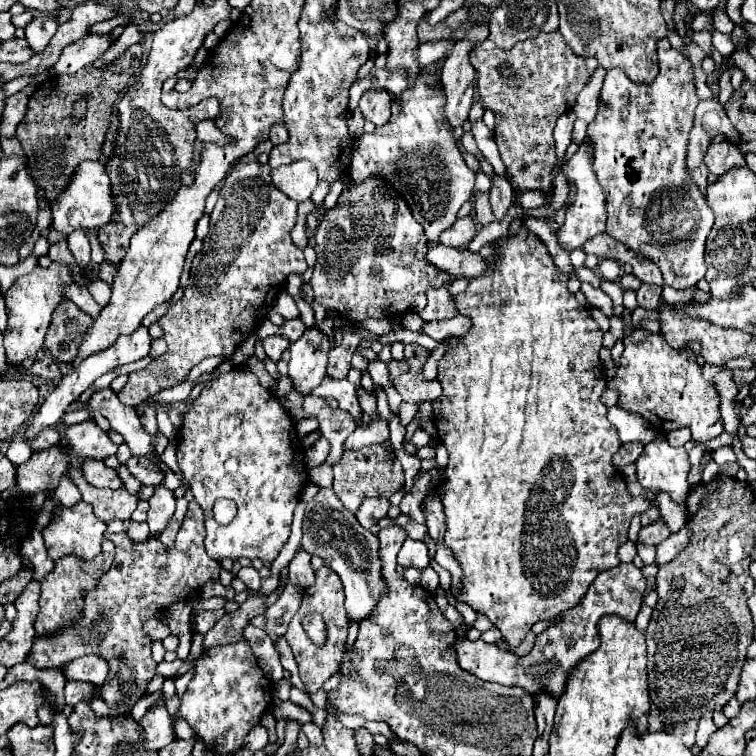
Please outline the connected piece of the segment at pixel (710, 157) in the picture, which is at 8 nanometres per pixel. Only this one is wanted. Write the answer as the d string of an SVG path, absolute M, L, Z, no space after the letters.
M723 141L719 145L709 147L709 151L705 155L705 163L707 163L709 171L719 177L719 175L725 175L731 167L745 165L745 155L741 153L741 149L737 145Z

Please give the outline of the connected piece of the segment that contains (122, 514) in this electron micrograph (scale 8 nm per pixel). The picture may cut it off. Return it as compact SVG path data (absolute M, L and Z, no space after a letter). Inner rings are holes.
M71 465L69 467L69 477L71 481L77 485L79 493L83 495L83 501L89 503L93 507L93 513L97 515L97 519L101 521L111 521L111 519L121 519L121 521L129 521L131 513L137 507L137 497L131 495L125 487L121 489L97 489L91 487L81 473L79 465Z

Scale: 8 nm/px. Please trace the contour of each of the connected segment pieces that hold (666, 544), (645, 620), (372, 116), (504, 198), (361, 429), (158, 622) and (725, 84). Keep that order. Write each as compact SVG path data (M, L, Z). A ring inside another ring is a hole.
M683 527L679 533L673 533L671 537L667 537L663 543L657 545L657 557L655 557L655 563L657 565L665 565L669 561L673 561L689 543L689 537L691 537L691 531L687 527Z
M643 605L643 607L639 609L639 615L637 615L637 619L635 619L635 625L637 625L639 631L645 631L647 625L649 625L649 621L651 621L651 607L649 607L649 605Z
M379 89L367 91L359 101L359 109L367 121L381 127L391 117L391 97L387 91L379 91Z
M493 175L489 193L491 193L491 207L493 207L495 219L503 219L507 215L507 209L513 203L509 181L505 177L501 177L501 175Z
M375 419L371 423L359 425L345 441L345 449L361 449L367 445L381 445L387 439L389 439L389 423L385 419Z
M153 617L151 621L145 621L145 627L147 627L147 633L153 637L153 641L161 641L171 635L169 627L165 625L165 621L161 617Z
M725 71L719 79L719 103L725 103L733 95L733 87L729 81L729 71Z

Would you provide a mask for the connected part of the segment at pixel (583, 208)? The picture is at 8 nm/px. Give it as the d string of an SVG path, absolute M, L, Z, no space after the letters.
M585 137L585 141L581 143L579 151L565 163L563 167L565 175L567 175L567 181L575 183L577 187L577 197L575 201L569 205L567 209L567 217L565 217L565 223L563 227L557 231L557 237L559 237L559 243L567 249L567 251L573 251L577 247L581 247L585 241L593 239L595 235L603 233L605 231L605 221L607 221L607 207L605 207L605 193L601 189L601 185L597 183L597 177L593 173L593 147L591 147L591 139Z

